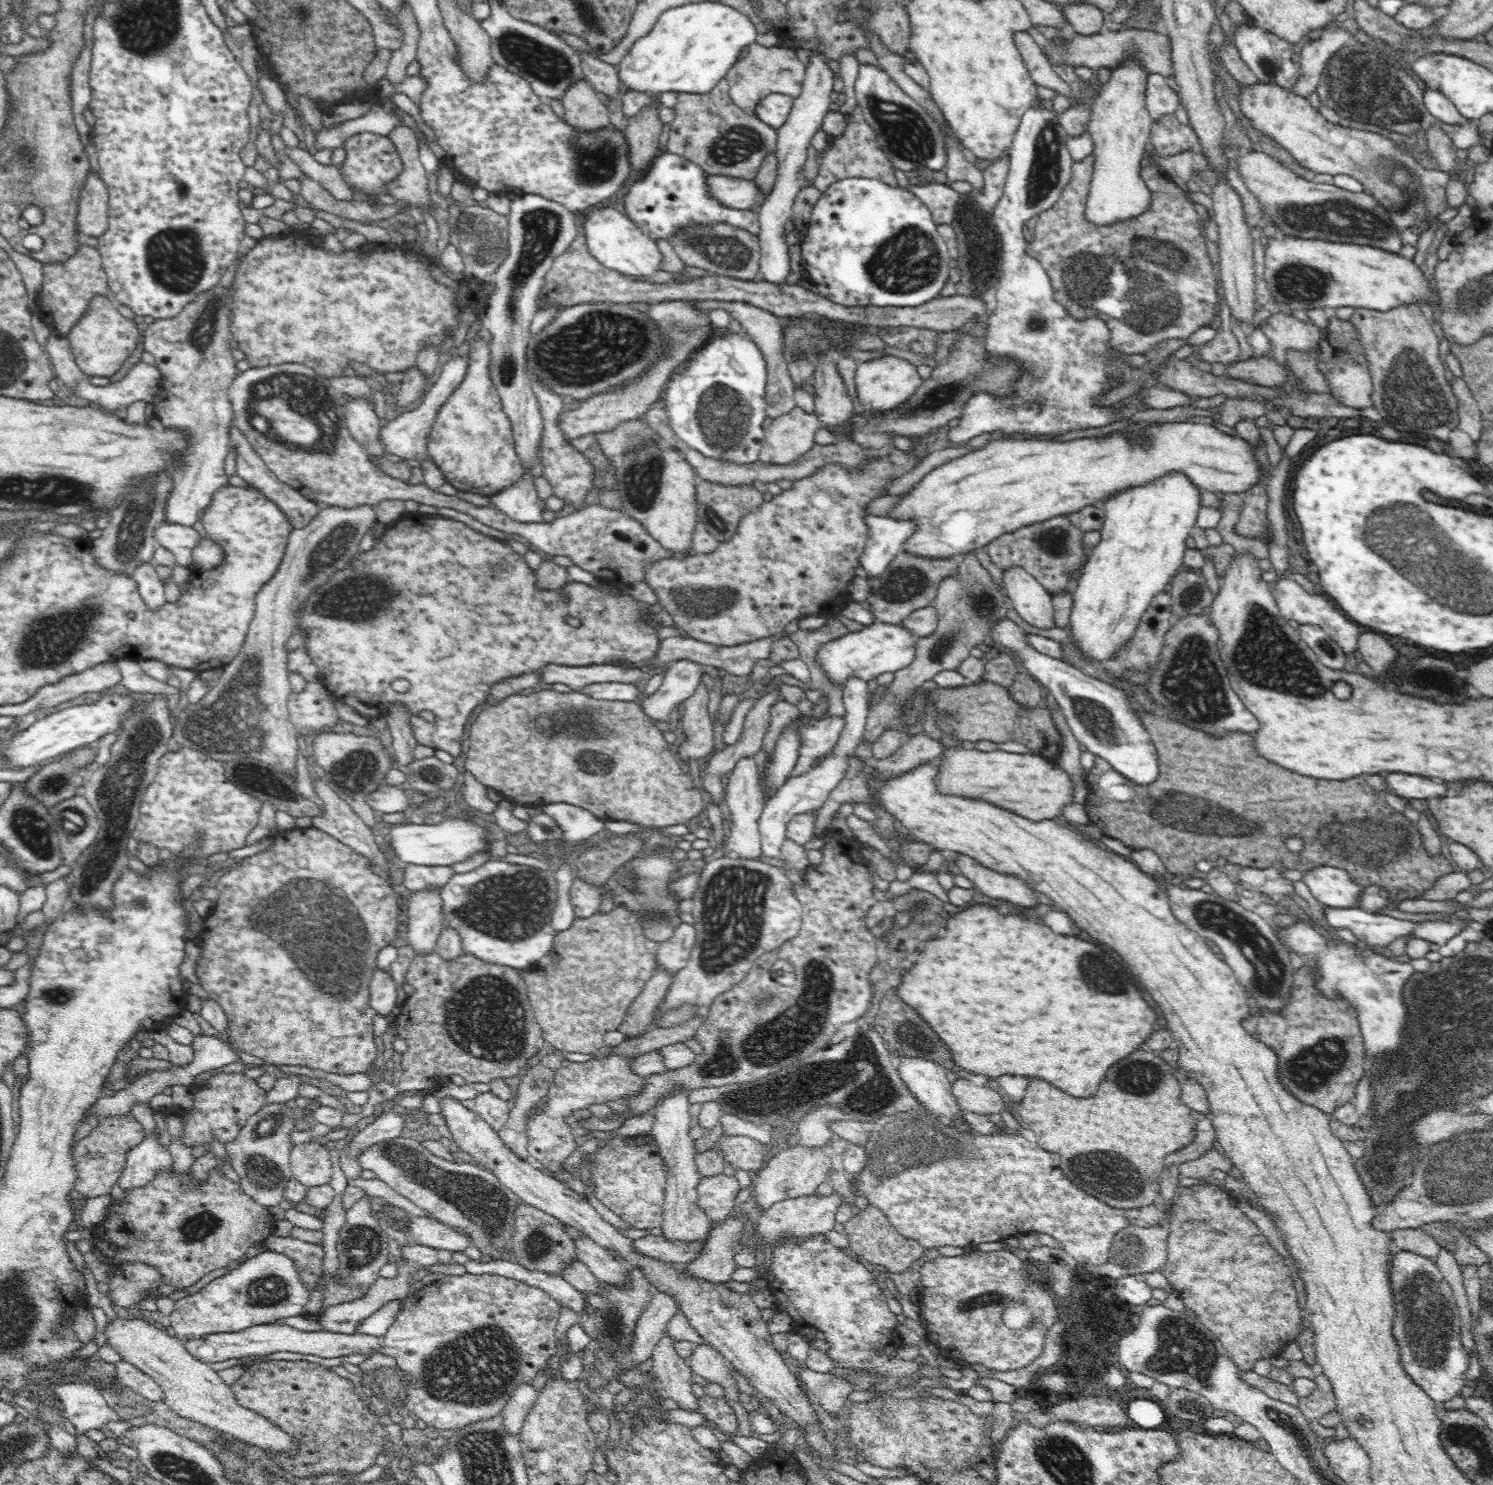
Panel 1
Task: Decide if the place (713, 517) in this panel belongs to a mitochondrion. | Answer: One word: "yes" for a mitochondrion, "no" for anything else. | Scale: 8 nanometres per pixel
yes

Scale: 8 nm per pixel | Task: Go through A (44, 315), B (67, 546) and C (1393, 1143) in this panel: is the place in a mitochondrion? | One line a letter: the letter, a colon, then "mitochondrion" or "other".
A: other
B: other
C: mitochondrion

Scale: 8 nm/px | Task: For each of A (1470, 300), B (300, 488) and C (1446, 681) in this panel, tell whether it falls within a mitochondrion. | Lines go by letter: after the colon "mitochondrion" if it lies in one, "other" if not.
A: mitochondrion
B: other
C: mitochondrion

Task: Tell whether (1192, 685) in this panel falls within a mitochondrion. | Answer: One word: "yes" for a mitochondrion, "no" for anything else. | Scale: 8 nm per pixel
yes

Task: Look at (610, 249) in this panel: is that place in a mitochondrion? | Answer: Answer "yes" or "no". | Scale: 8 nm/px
no

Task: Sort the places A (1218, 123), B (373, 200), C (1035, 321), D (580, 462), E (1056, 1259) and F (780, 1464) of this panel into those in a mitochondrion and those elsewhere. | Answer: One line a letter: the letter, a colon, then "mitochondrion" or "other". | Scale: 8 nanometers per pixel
A: other
B: other
C: mitochondrion
D: other
E: other
F: other

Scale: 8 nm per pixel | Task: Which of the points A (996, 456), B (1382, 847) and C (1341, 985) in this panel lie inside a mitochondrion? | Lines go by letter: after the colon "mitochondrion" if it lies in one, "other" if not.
A: other
B: mitochondrion
C: other

